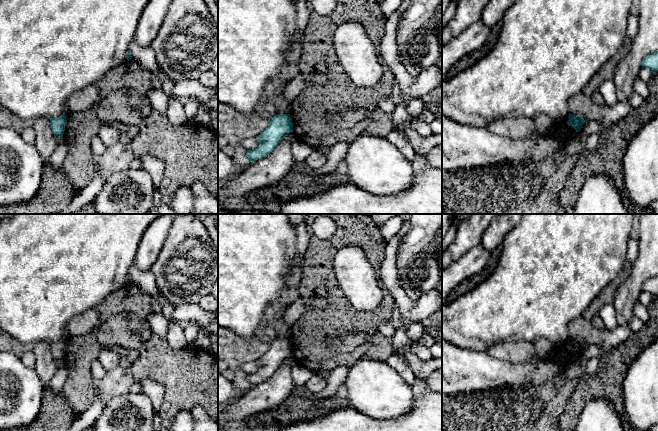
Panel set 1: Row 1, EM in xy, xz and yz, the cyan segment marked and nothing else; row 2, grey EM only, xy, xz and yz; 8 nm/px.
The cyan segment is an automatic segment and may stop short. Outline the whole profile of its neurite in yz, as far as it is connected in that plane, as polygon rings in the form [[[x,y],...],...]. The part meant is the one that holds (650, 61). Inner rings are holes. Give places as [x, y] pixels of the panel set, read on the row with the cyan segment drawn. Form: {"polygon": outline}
{"polygon": [[[658,51],[647,55],[641,62],[642,68],[648,68],[654,73],[658,71]]]}

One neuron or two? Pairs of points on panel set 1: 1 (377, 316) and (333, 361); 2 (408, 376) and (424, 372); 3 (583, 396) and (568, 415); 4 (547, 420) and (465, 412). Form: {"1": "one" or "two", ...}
{"1": "one", "2": "two", "3": "one", "4": "one"}

